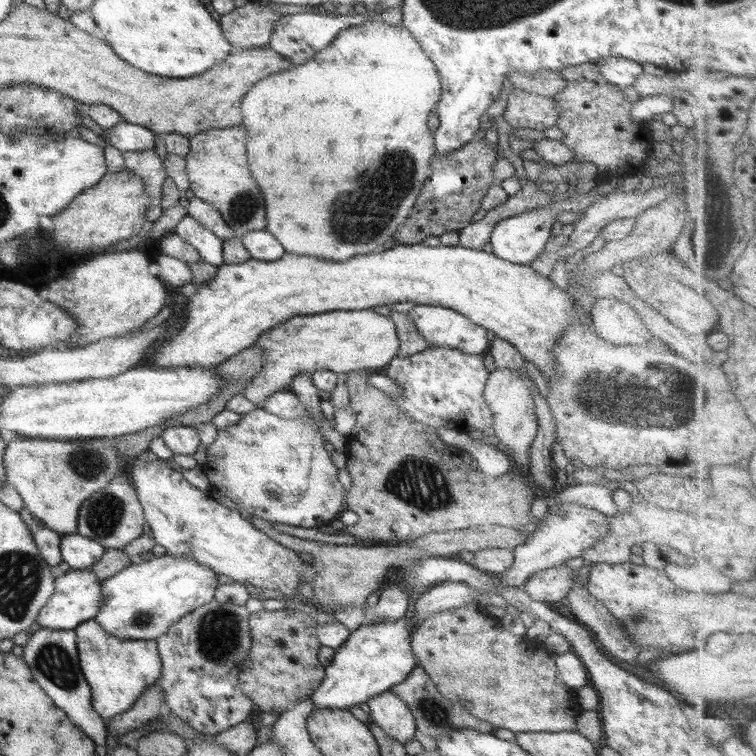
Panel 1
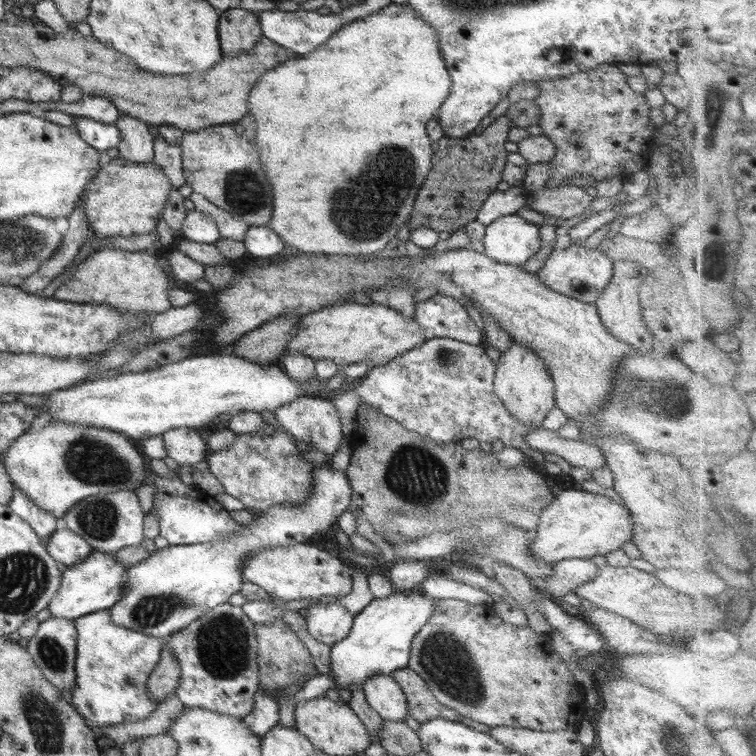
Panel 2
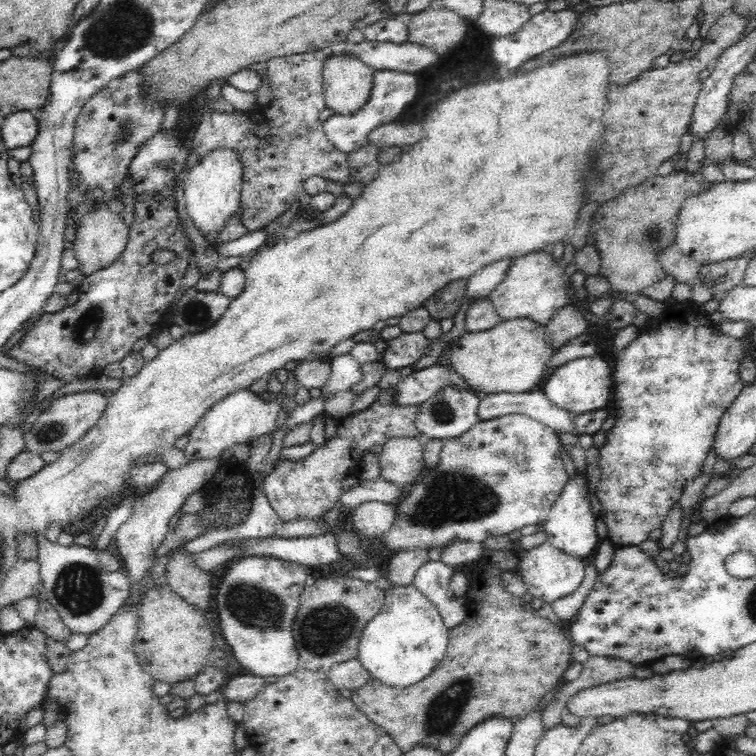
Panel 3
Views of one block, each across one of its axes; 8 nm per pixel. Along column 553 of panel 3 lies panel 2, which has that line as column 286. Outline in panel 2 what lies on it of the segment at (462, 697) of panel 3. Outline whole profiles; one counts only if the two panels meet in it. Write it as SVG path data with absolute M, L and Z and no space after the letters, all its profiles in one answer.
M278 617L268 623L256 625L256 638L258 642L258 686L264 692L276 695L288 686L308 682L312 676L319 674L312 663L312 655L308 647L292 631L283 617Z

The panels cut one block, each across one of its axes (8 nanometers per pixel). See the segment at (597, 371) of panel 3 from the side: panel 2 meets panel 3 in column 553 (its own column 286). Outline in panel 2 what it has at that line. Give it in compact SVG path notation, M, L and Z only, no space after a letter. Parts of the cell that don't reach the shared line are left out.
M431 338L390 362L370 367L364 378L326 393L318 376L308 382L296 382L276 364L262 366L230 351L186 357L154 370L82 381L46 394L46 401L36 410L48 414L51 422L108 428L140 442L182 427L197 429L206 426L224 412L232 415L248 411L274 412L284 403L300 397L322 396L334 400L345 389L356 391L360 403L368 404L368 408L378 409L404 428L434 442L461 442L465 438L474 438L492 443L498 439L509 448L526 452L528 446L524 437L532 430L522 426L496 396L495 372L496 365L480 344Z

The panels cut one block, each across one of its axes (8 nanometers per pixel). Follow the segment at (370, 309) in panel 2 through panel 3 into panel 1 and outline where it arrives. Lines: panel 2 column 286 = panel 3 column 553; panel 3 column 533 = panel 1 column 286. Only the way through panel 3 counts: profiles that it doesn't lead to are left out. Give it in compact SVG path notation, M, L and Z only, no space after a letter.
M335 310L322 314L298 315L262 333L252 346L262 348L264 365L243 388L242 394L256 408L274 392L290 389L296 374L330 370L341 376L352 371L372 372L386 366L398 354L398 338L394 321L372 310Z

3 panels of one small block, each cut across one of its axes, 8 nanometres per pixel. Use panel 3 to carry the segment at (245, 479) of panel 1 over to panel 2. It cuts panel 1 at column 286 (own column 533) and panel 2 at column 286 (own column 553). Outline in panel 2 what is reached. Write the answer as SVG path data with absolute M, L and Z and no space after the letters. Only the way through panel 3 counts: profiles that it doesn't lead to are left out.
M264 423L256 431L239 434L226 450L210 451L205 458L208 471L222 484L224 493L243 502L245 509L262 514L276 506L294 506L309 500L315 486L312 466L298 450L296 437L288 429Z

